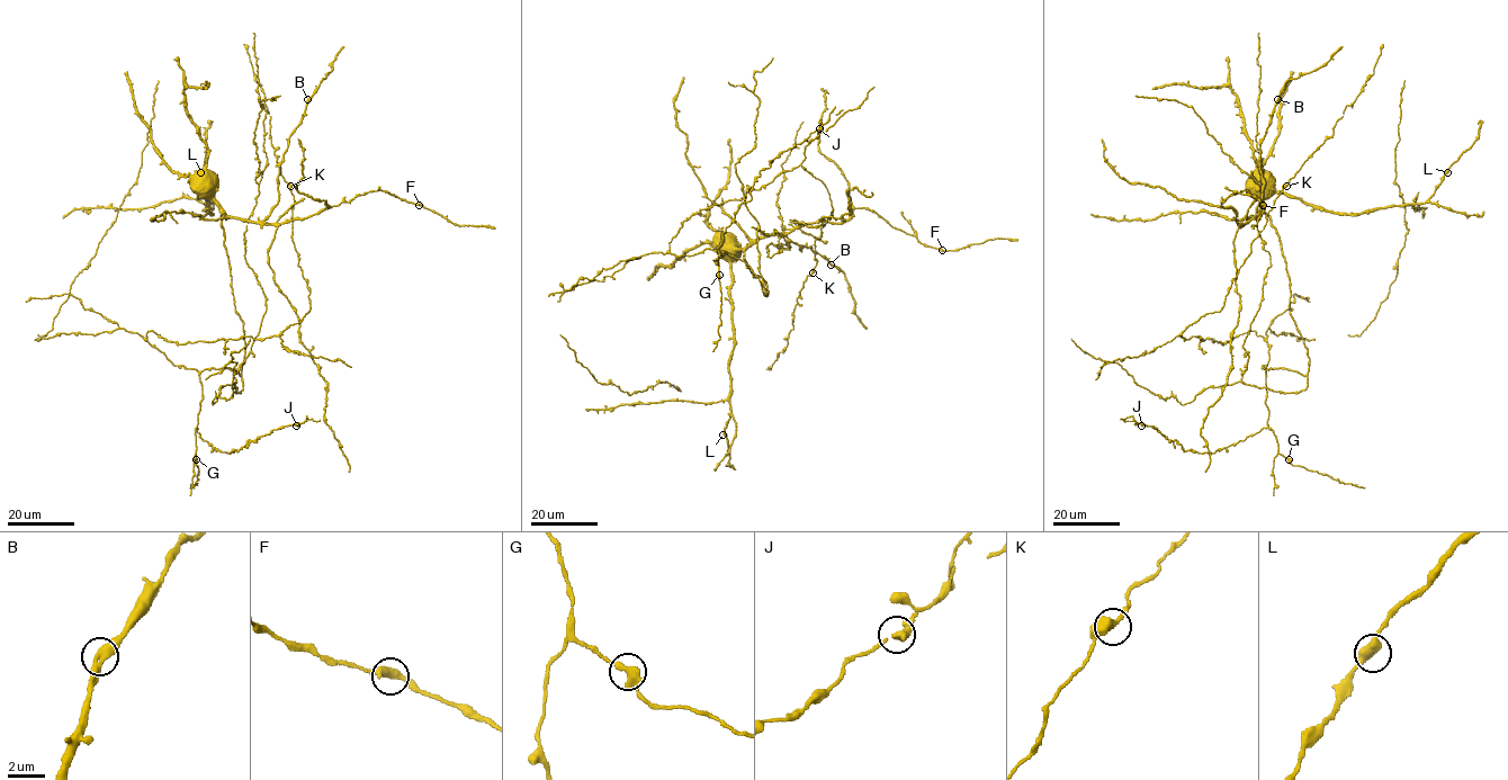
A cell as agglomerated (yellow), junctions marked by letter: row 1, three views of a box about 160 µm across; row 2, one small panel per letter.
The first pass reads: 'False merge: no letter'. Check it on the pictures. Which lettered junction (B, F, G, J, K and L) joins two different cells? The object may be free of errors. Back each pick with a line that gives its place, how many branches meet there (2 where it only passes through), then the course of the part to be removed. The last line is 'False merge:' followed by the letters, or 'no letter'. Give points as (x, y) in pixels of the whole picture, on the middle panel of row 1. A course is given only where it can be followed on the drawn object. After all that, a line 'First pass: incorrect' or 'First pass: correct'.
False merge: no letter
First pass: correct

